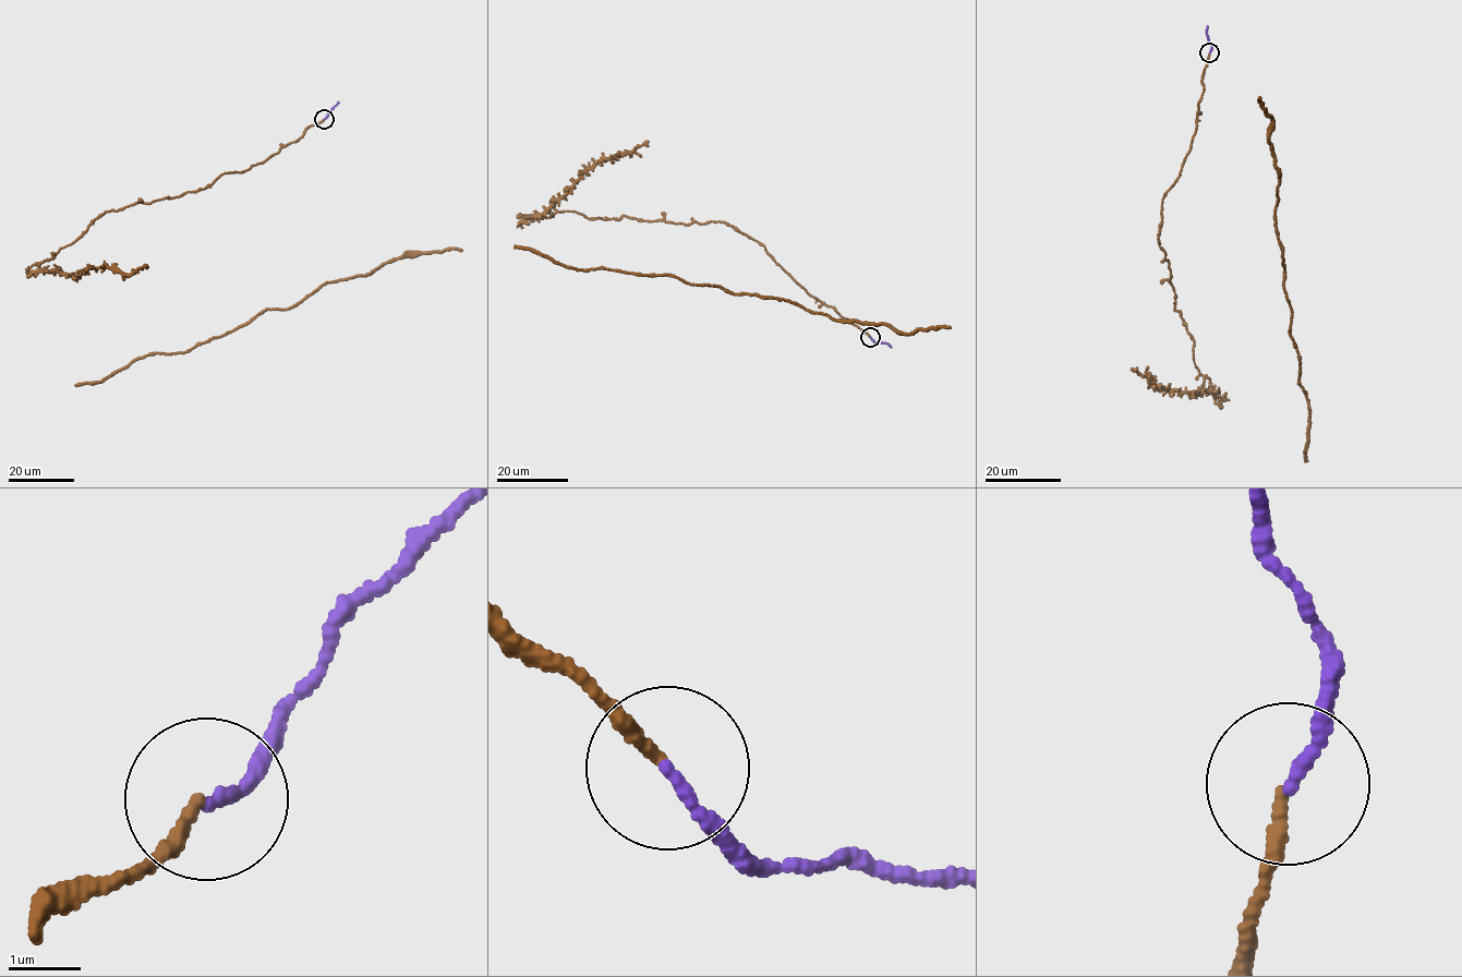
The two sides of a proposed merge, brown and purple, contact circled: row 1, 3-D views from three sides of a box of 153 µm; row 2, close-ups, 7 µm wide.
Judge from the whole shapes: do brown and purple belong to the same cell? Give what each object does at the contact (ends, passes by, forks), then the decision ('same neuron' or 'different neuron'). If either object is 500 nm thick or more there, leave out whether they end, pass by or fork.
brown ends | purple ends | same neuron

